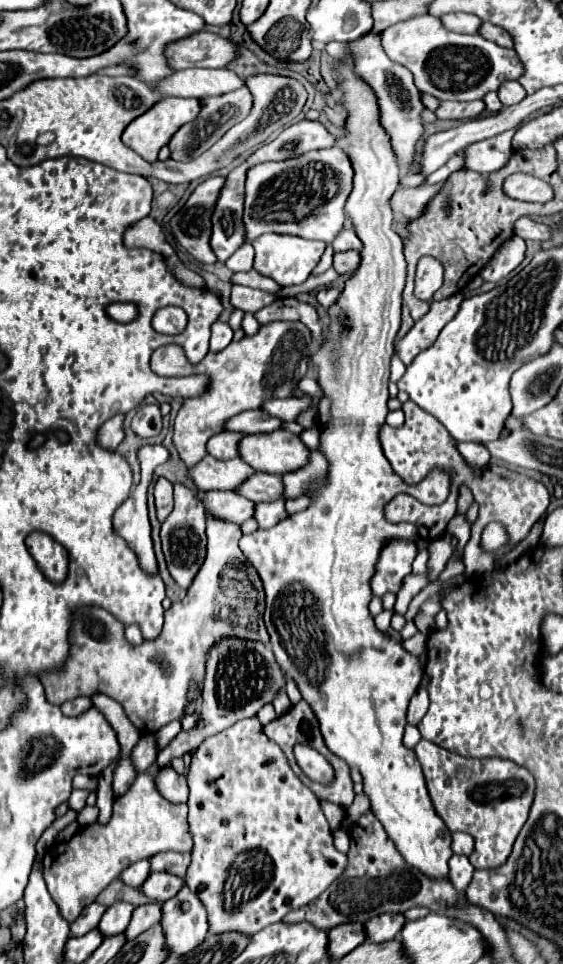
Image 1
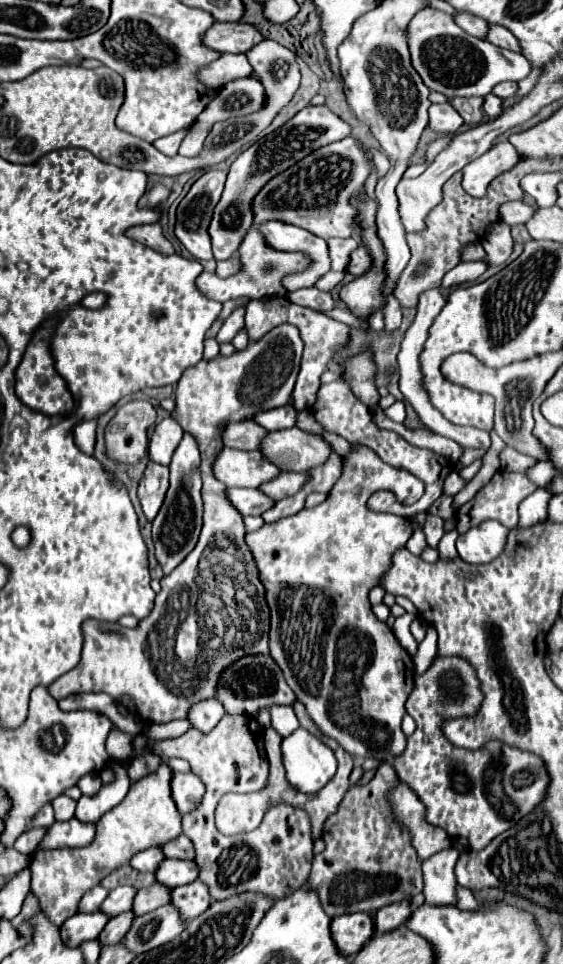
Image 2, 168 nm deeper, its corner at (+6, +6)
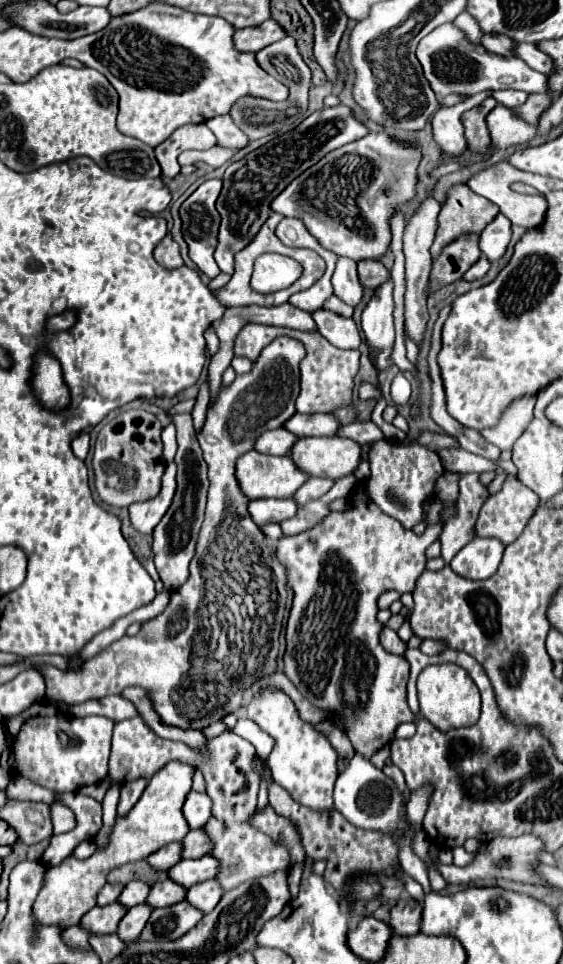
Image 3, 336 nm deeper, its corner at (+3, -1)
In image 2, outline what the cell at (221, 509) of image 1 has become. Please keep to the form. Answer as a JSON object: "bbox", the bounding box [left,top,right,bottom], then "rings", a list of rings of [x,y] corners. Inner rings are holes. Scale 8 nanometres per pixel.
{"bbox":[227,489,273,515],"rings":[[[227,489],[227,499],[241,515],[261,515],[273,505],[273,499],[259,493],[259,489]]]}

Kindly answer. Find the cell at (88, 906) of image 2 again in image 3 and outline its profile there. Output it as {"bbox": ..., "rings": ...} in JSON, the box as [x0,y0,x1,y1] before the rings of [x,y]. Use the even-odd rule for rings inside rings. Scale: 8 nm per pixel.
{"bbox":[98,884,122,906],"rings":[[[106,884],[100,892],[98,892],[98,904],[100,906],[104,906],[104,904],[112,904],[112,902],[116,902],[118,900],[118,896],[120,896],[120,892],[122,892],[122,884]]]}

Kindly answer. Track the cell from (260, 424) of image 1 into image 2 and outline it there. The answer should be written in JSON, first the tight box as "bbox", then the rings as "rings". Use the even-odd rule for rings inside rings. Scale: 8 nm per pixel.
{"bbox":[253,405,295,431],"rings":[[[283,405],[277,409],[269,409],[269,411],[261,411],[253,417],[255,423],[259,423],[263,429],[267,431],[277,431],[277,429],[289,429],[295,425],[295,407],[291,405]]]}

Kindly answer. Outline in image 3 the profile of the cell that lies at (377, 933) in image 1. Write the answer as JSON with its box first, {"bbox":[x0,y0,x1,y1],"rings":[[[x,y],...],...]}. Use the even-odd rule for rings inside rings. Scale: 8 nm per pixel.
{"bbox":[390,896,422,936],"rings":[[[404,896],[390,912],[390,926],[400,936],[412,936],[420,932],[422,922],[422,906],[418,900]]]}

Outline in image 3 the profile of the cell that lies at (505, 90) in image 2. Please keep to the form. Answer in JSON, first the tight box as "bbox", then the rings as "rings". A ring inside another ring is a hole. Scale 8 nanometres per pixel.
{"bbox":[492,90,528,108],"rings":[[[498,90],[492,96],[498,100],[498,104],[508,106],[508,108],[518,108],[528,98],[528,94],[526,92],[520,92],[520,90]]]}

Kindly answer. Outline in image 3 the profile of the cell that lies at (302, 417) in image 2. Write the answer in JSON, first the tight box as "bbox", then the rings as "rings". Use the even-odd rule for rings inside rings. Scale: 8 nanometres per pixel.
{"bbox":[338,422,384,442],"rings":[[[352,422],[352,424],[346,424],[338,434],[348,436],[356,442],[376,442],[384,439],[380,428],[374,422]]]}

